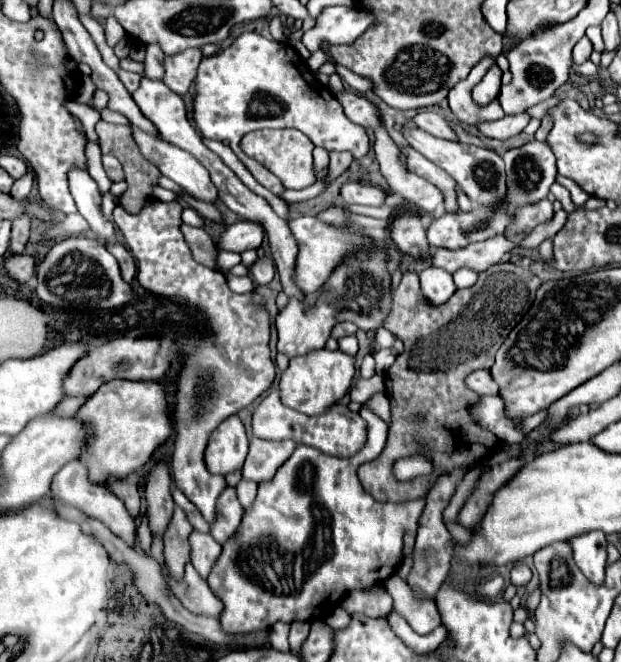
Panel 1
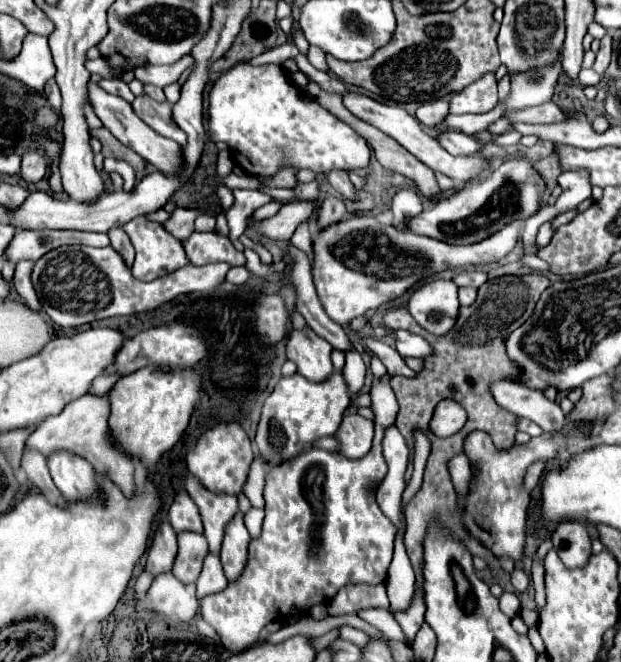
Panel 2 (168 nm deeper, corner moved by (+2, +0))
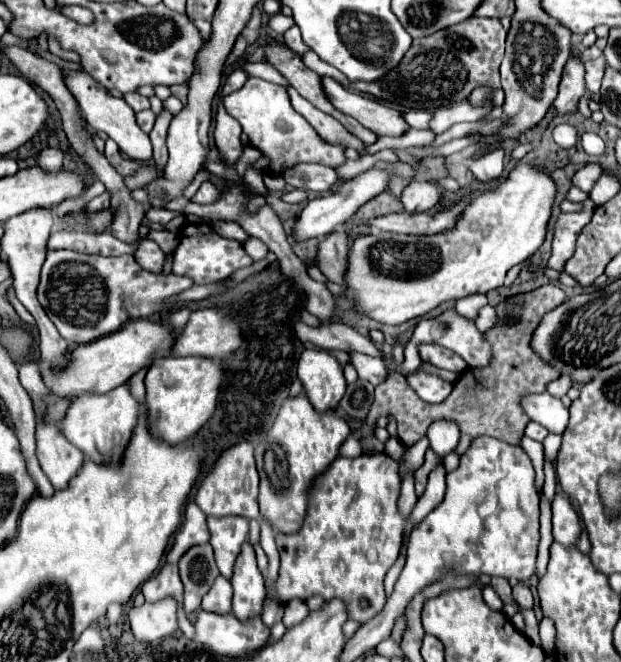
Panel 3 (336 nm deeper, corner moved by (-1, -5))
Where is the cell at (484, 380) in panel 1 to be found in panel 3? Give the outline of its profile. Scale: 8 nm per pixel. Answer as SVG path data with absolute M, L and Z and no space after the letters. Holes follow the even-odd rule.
M548 392L544 394L526 394L520 400L522 410L532 422L542 424L550 434L562 434L568 426L568 408Z

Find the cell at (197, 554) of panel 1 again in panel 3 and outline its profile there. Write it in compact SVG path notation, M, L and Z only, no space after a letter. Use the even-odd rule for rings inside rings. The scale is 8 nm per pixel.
M218 576L218 580L212 584L210 592L202 598L202 610L208 612L230 612L230 602L232 602L232 586L230 580L224 576Z

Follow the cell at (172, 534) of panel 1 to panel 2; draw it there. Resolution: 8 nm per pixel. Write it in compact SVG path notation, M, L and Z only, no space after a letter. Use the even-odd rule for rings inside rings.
M185 531L185 533L179 533L177 541L179 541L179 553L173 565L173 575L185 585L195 583L201 573L203 559L209 553L207 539L205 535Z

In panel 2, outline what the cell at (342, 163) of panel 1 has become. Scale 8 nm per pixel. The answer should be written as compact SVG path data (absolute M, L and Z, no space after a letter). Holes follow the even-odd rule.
M327 197L323 203L321 203L321 209L319 209L319 217L317 217L317 231L323 229L325 225L333 225L337 221L343 221L345 217L345 205L341 199L335 199L335 197Z

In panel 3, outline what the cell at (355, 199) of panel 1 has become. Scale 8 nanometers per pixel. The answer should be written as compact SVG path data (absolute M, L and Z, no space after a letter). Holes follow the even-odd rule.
M296 164L282 174L286 184L294 188L314 190L314 192L330 192L330 188L338 182L338 174L334 168L322 164Z

